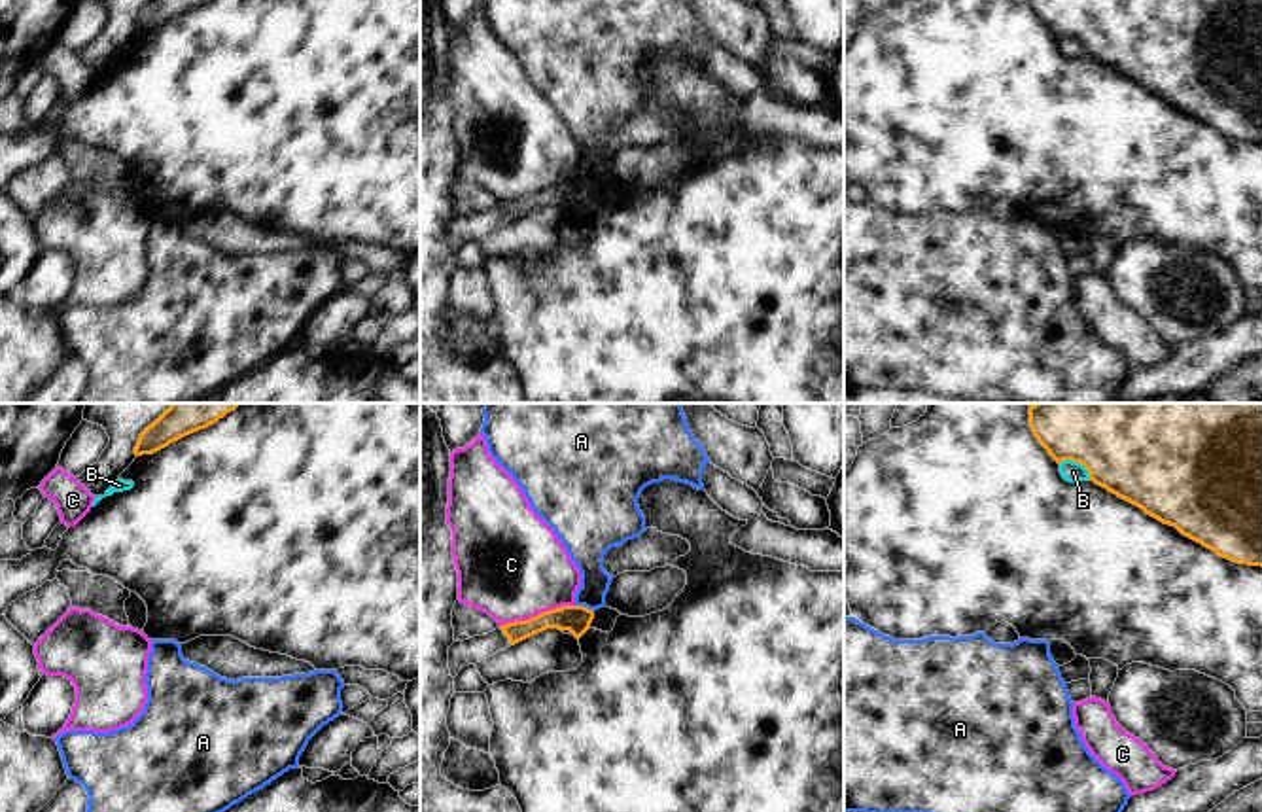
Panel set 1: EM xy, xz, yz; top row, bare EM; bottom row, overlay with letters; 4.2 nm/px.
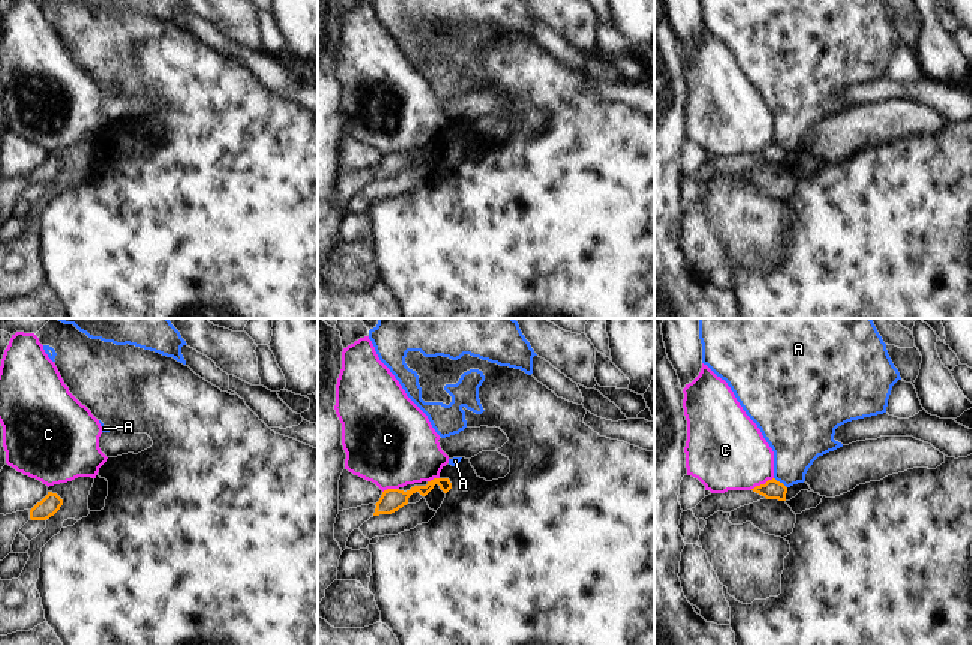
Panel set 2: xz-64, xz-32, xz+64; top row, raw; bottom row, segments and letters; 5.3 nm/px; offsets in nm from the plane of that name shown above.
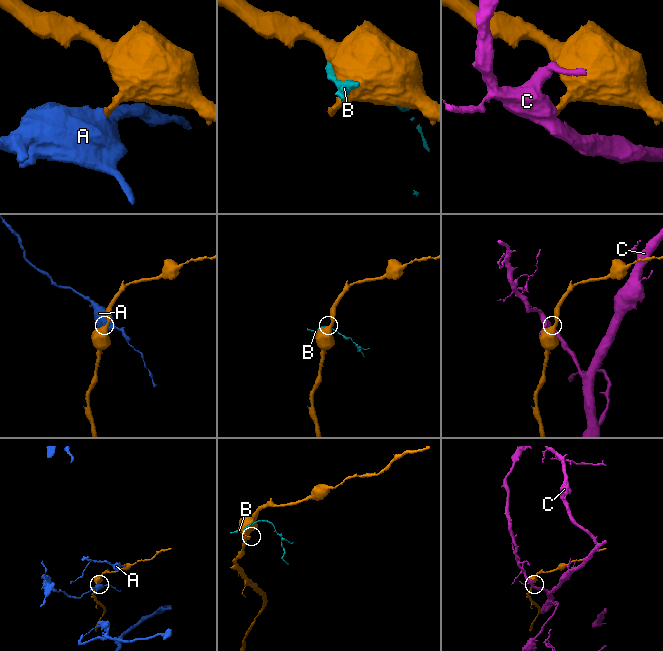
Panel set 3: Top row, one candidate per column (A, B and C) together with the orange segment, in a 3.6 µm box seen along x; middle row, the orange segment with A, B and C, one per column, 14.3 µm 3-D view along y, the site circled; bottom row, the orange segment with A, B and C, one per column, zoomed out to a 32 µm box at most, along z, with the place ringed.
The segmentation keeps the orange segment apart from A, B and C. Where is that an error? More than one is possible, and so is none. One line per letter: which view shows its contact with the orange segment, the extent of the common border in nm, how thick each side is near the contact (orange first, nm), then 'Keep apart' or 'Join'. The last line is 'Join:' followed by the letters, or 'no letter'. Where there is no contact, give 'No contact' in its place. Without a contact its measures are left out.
A: Touches orange in xz. Shared border 90 nm. Thickness 120 nm (orange) against 160 nm. Keep apart
B: Touches orange in yz. Shared border 150 nm. Thickness 320 nm (orange) against 90 nm. Keep apart
C: Touches orange in xz. Shared border 340 nm. Thickness 120 nm (orange) against 460 nm. Keep apart
Join: no letter

